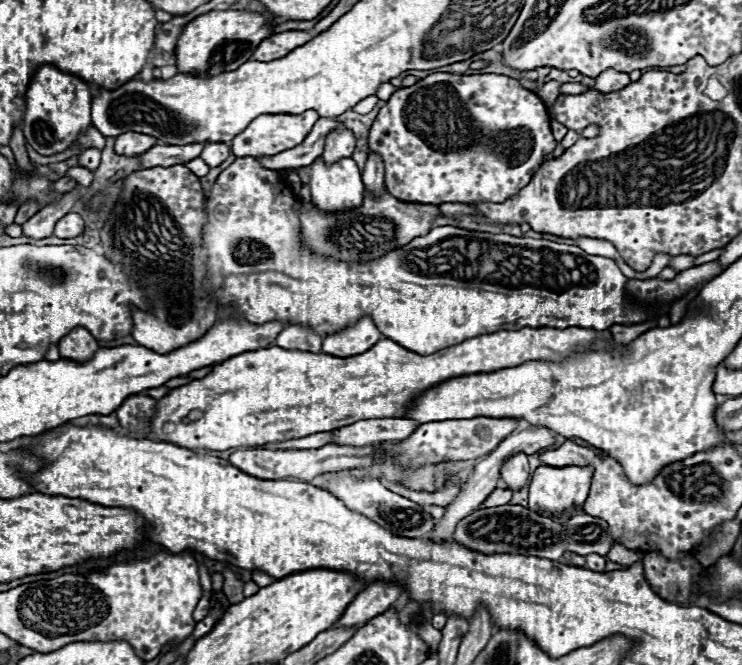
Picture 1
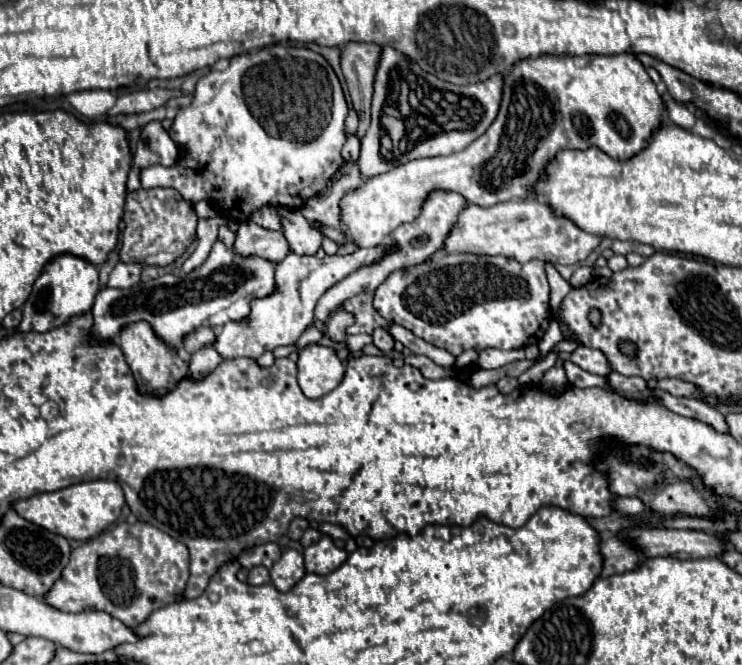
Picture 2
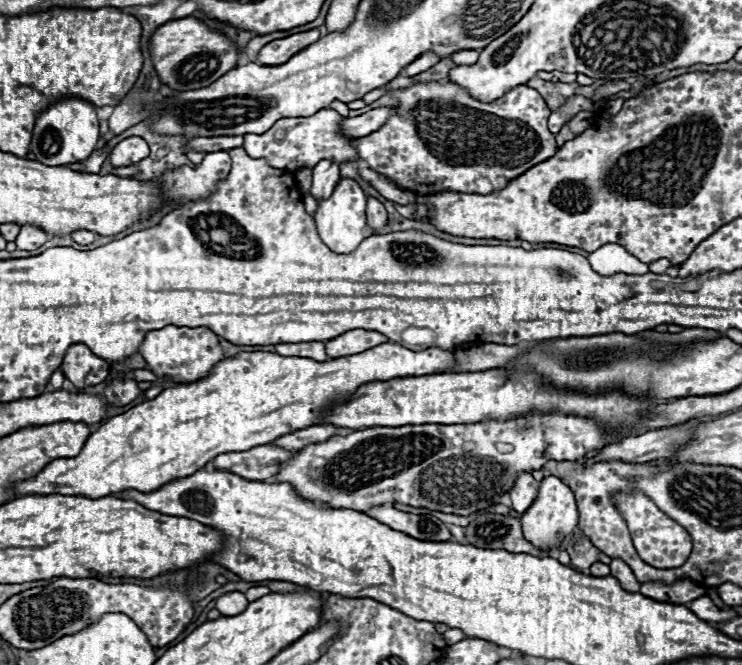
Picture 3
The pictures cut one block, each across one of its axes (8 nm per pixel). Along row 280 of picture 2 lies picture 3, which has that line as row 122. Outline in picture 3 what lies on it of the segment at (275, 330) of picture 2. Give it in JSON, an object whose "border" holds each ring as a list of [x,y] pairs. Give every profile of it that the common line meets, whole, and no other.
{"border":[[[322,108],[320,112],[308,118],[284,118],[284,120],[278,120],[264,134],[246,134],[242,148],[248,152],[248,156],[264,158],[272,168],[280,168],[280,170],[314,166],[324,158],[332,158],[338,164],[348,160],[360,160],[356,156],[356,150],[350,146],[352,138],[344,138],[340,134],[340,120],[342,116],[330,108]]]}

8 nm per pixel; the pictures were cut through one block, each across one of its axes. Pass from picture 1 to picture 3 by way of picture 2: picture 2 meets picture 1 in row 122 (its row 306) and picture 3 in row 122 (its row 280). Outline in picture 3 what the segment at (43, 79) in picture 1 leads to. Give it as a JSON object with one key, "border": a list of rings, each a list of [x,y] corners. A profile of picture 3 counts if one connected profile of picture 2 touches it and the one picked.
{"border":[[[78,96],[70,98],[60,98],[48,108],[44,108],[34,124],[32,130],[32,142],[30,142],[30,152],[36,156],[38,162],[48,164],[48,166],[64,166],[64,164],[74,164],[80,160],[86,160],[98,142],[98,118],[96,118],[96,108]]]}

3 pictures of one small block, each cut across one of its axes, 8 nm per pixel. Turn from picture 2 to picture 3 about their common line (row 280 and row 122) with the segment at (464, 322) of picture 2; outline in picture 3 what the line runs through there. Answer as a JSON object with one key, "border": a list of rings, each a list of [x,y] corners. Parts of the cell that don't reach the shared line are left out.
{"border":[[[434,80],[390,94],[396,100],[396,112],[376,132],[354,140],[352,146],[370,170],[418,196],[446,190],[492,194],[558,150],[554,134],[548,130],[550,108],[534,88],[514,86],[494,102],[480,102],[454,82]]]}

